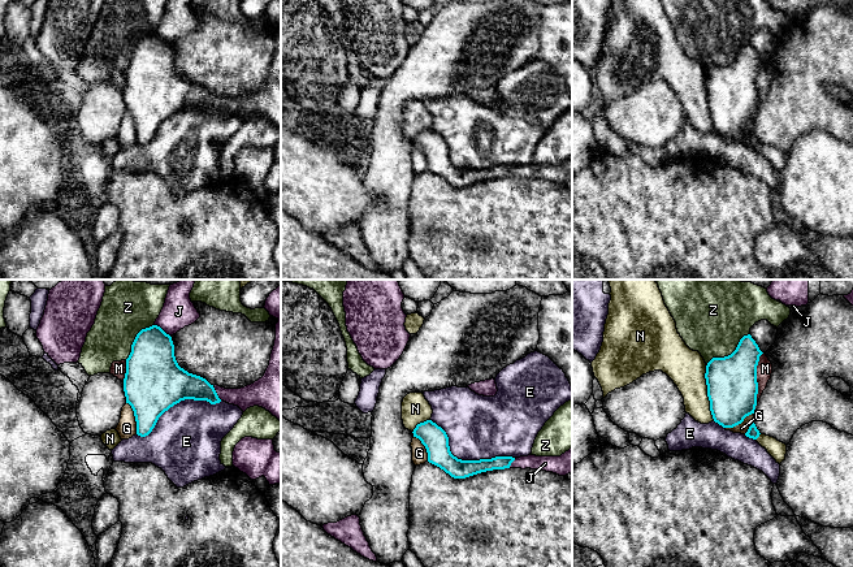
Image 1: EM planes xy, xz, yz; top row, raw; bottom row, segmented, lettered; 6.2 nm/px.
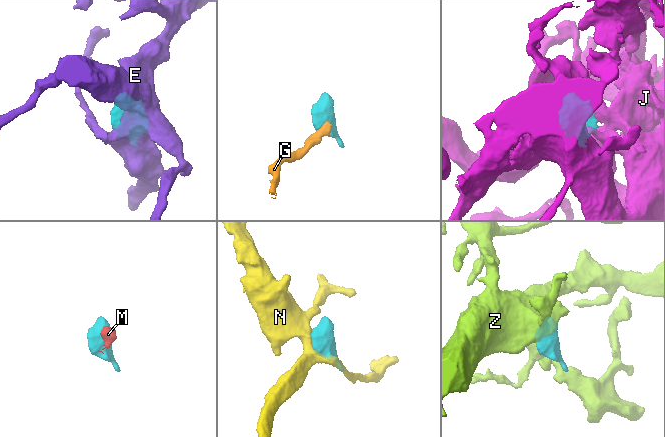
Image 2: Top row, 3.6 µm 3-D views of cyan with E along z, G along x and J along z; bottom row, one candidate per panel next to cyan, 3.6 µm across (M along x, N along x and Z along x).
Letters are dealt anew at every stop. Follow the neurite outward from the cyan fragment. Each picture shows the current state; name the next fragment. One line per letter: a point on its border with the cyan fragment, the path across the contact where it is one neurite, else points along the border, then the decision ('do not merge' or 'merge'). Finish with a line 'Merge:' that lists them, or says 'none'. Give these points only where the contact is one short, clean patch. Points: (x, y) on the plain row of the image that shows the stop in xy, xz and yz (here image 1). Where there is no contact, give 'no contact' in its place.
E: contact xz (466, 169); do not merge
G: contact xy (135, 126); border xy (126, 111), (133, 120), (137, 142); do not merge
J: contact xy (161, 38); merge
M: contact yz (756, 86); border yz (763, 61), (757, 74), (756, 111); do not merge
N: contact yz (708, 102); do not merge
Z: contact yz (728, 64); border yz (749, 42), (740, 48), (730, 63), (714, 65), (706, 74); do not merge
Merge: J

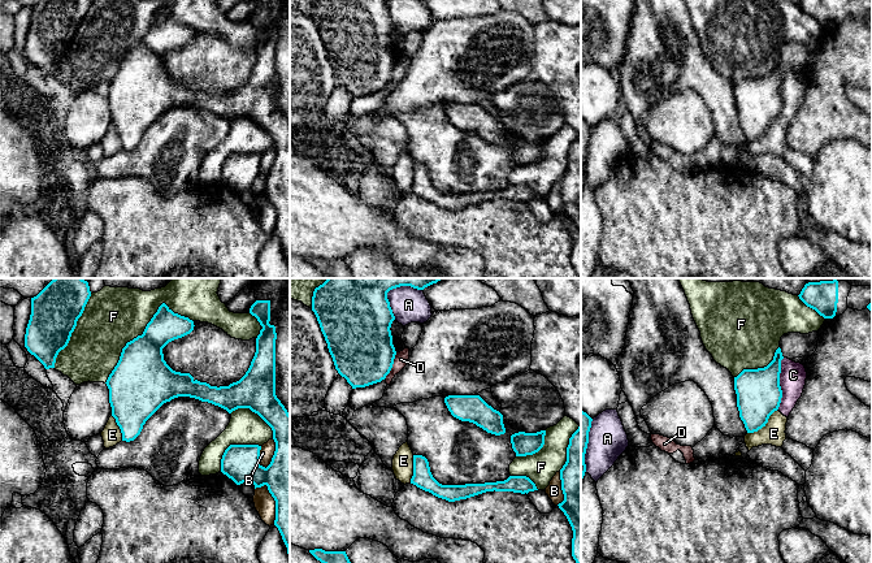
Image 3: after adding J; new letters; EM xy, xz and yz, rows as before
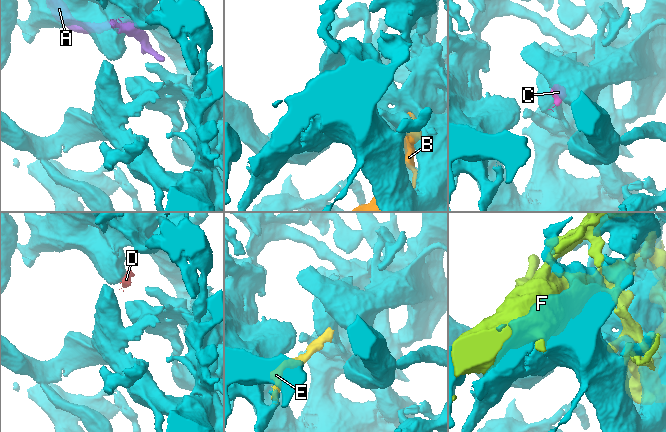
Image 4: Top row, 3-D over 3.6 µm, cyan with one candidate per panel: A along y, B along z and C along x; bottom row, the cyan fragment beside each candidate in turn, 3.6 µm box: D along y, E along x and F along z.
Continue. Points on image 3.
A: contact xz (389, 14); merge
B: contact xy (274, 163); do not merge
C: contact yz (779, 92); border yz (784, 66), (780, 74), (781, 111), (777, 117); do not merge
D: contact xz (391, 74); border xz (397, 61), (393, 76), (384, 87); do not merge
E: contact yz (763, 134); border yz (777, 117), (760, 137), (747, 142); do not merge
F: contact xy (144, 39); do not merge
Merge: A

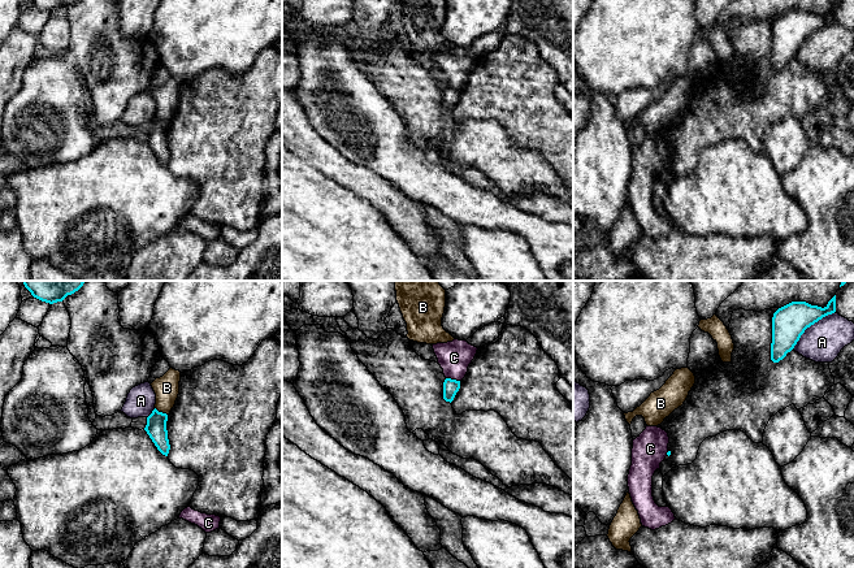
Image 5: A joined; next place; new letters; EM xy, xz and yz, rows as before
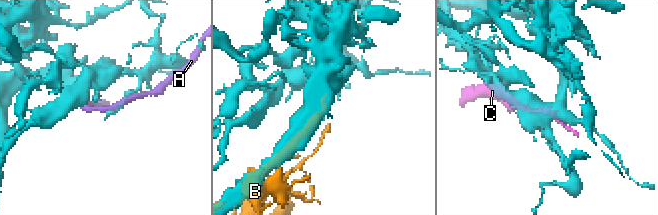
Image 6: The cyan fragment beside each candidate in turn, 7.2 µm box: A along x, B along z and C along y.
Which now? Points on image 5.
A: contact yz (810, 34); do not merge
B: contact xy (161, 121); do not merge
C: contact xz (452, 89); border xz (446, 86), (459, 90); do not merge
Merge: none

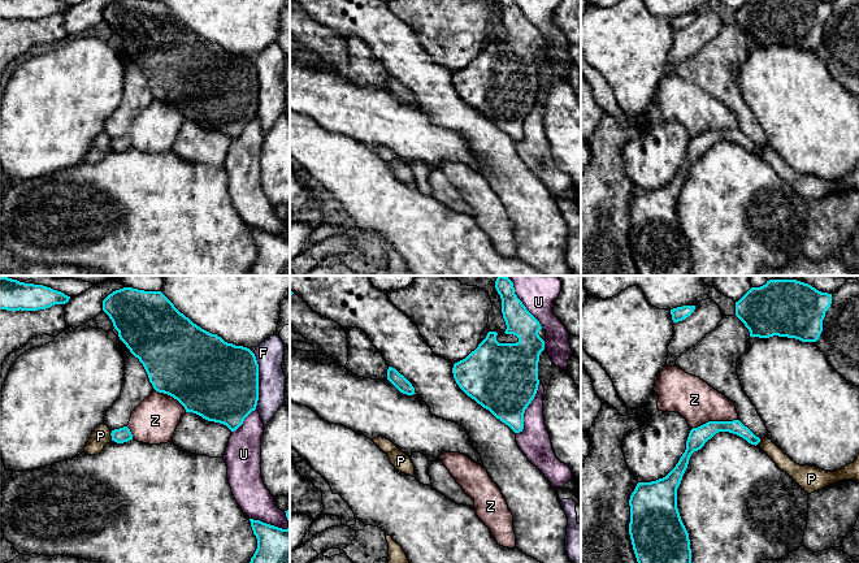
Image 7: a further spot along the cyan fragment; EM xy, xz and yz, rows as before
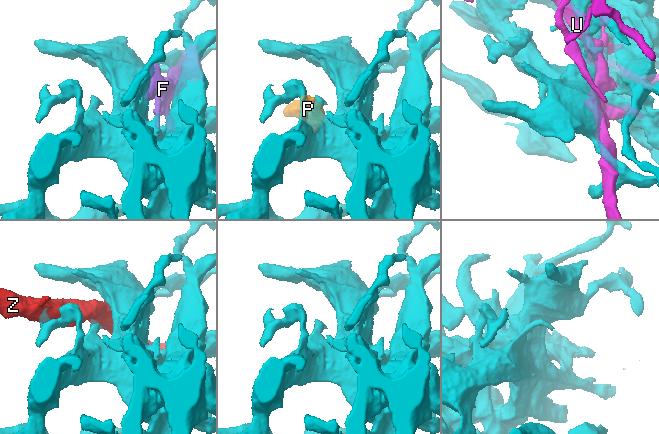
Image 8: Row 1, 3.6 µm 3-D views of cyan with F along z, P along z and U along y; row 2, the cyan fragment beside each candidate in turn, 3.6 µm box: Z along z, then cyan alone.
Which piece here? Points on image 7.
F: contact xy (257, 90); do not merge
P: contact xy (111, 143); border xy (112, 139), (111, 148); do not merge
U: contact xz (525, 117); do not merge
Z: contact yz (714, 130); do not merge
Merge: none

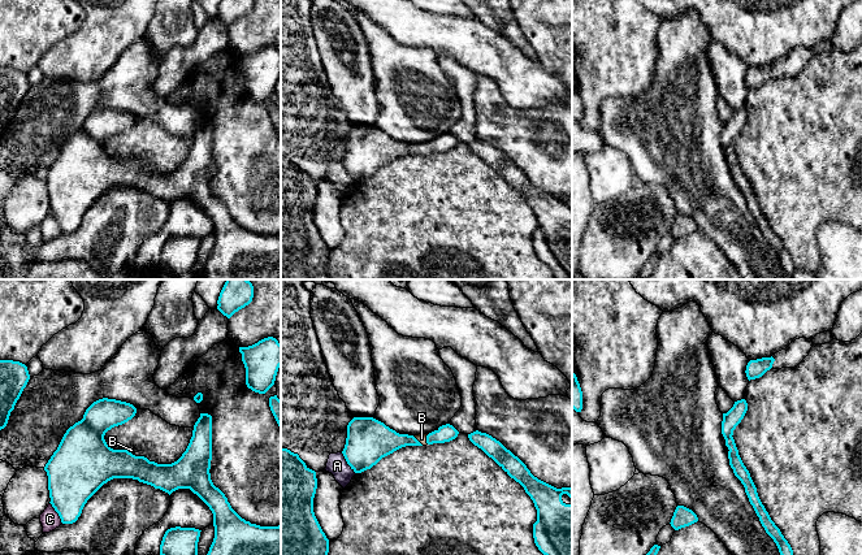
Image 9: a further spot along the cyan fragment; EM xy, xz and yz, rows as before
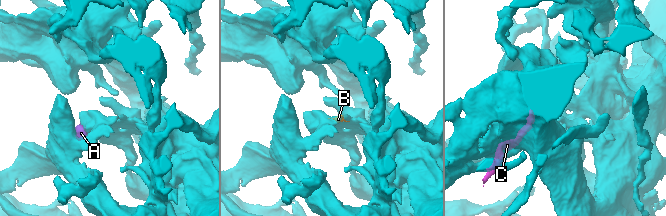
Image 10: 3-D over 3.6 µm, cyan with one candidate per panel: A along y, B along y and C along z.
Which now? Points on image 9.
A: contact xz (347, 172); border xz (341, 161), (355, 182); do not merge
B: contact xz (427, 148); merge
C: contact xy (56, 220); border xy (50, 211), (63, 232); do not merge
Merge: B

